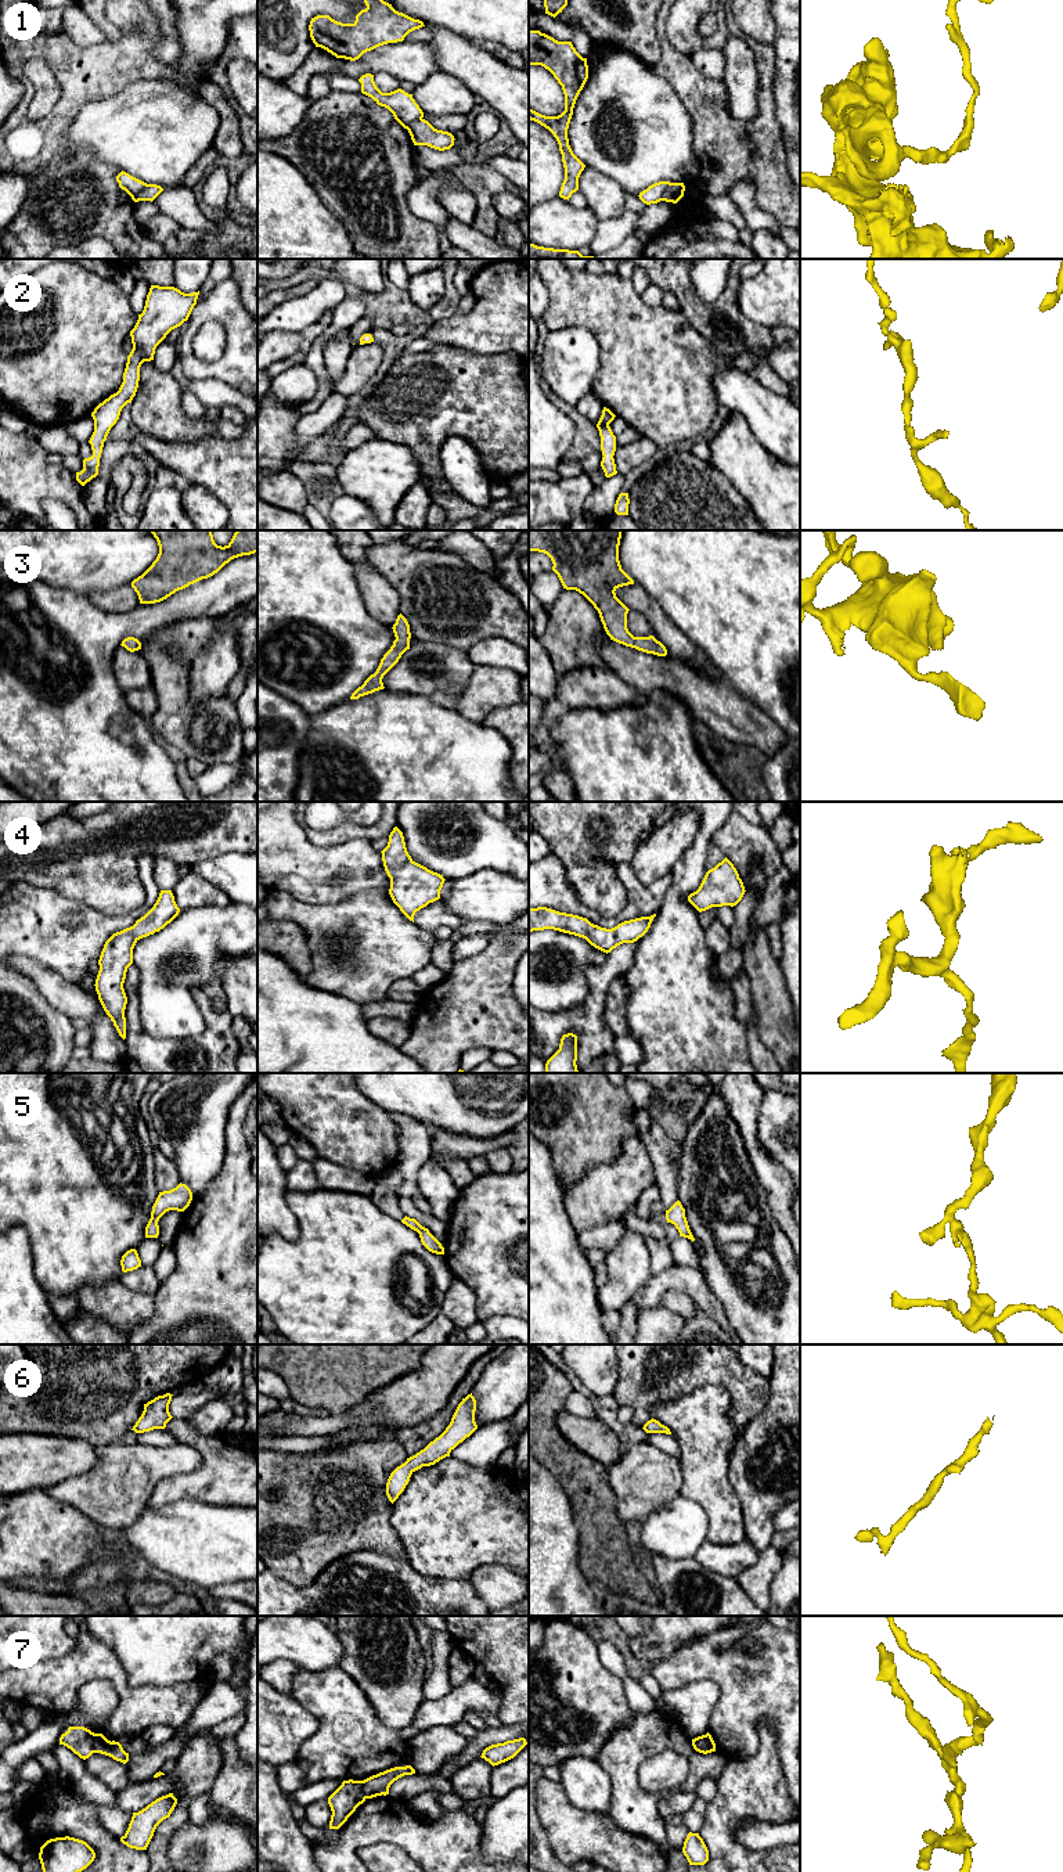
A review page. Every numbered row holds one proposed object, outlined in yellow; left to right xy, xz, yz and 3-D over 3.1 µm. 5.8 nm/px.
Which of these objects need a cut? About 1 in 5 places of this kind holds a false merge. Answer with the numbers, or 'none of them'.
1

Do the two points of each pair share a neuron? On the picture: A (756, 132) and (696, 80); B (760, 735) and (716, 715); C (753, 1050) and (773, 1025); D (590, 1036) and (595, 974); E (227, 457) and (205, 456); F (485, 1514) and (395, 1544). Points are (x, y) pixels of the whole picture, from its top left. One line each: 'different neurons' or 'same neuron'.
A: same neuron
B: same neuron
C: different neurons
D: same neuron
E: same neuron
F: different neurons

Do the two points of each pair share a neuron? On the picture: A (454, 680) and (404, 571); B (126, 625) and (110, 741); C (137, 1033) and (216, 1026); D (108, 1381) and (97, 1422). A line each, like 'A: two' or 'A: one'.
A: two
B: one
C: one
D: one

